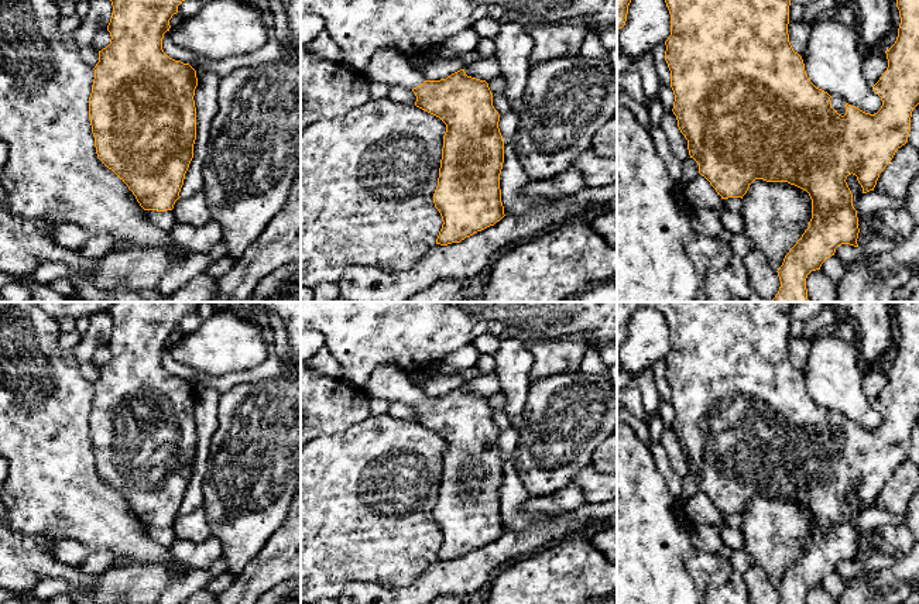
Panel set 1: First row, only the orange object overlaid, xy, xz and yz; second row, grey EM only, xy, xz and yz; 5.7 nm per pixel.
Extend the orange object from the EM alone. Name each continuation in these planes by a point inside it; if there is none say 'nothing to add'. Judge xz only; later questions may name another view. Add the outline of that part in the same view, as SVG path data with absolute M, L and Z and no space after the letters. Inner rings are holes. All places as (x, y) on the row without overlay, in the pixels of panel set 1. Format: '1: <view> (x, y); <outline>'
1: xz (390, 383); M392 364L377 366L361 387L368 398L414 405L425 398L419 384L409 374Z

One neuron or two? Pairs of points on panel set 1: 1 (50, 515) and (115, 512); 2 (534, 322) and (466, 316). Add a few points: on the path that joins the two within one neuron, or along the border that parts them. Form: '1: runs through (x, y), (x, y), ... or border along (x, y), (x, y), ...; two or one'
1: runs through (65, 512), (99, 512); one
2: runs through (517, 316), (483, 316); one

